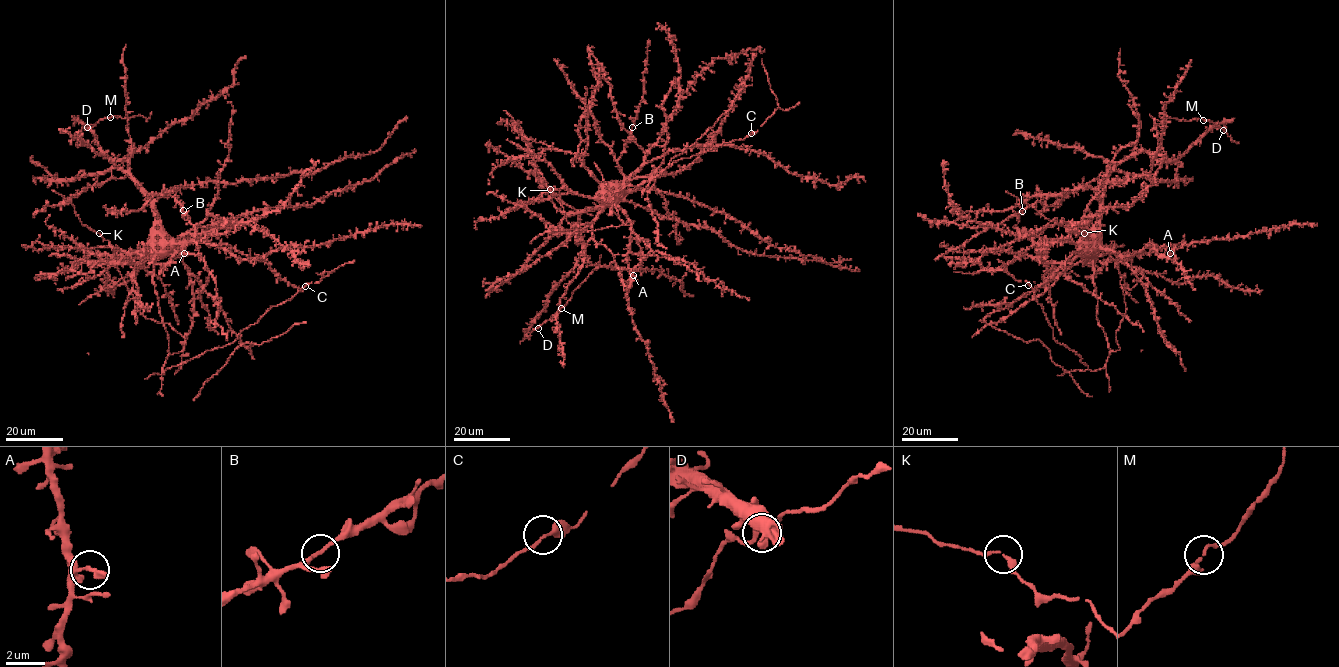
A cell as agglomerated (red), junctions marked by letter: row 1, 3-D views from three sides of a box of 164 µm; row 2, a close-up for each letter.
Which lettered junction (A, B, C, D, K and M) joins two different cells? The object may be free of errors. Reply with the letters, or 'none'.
none

